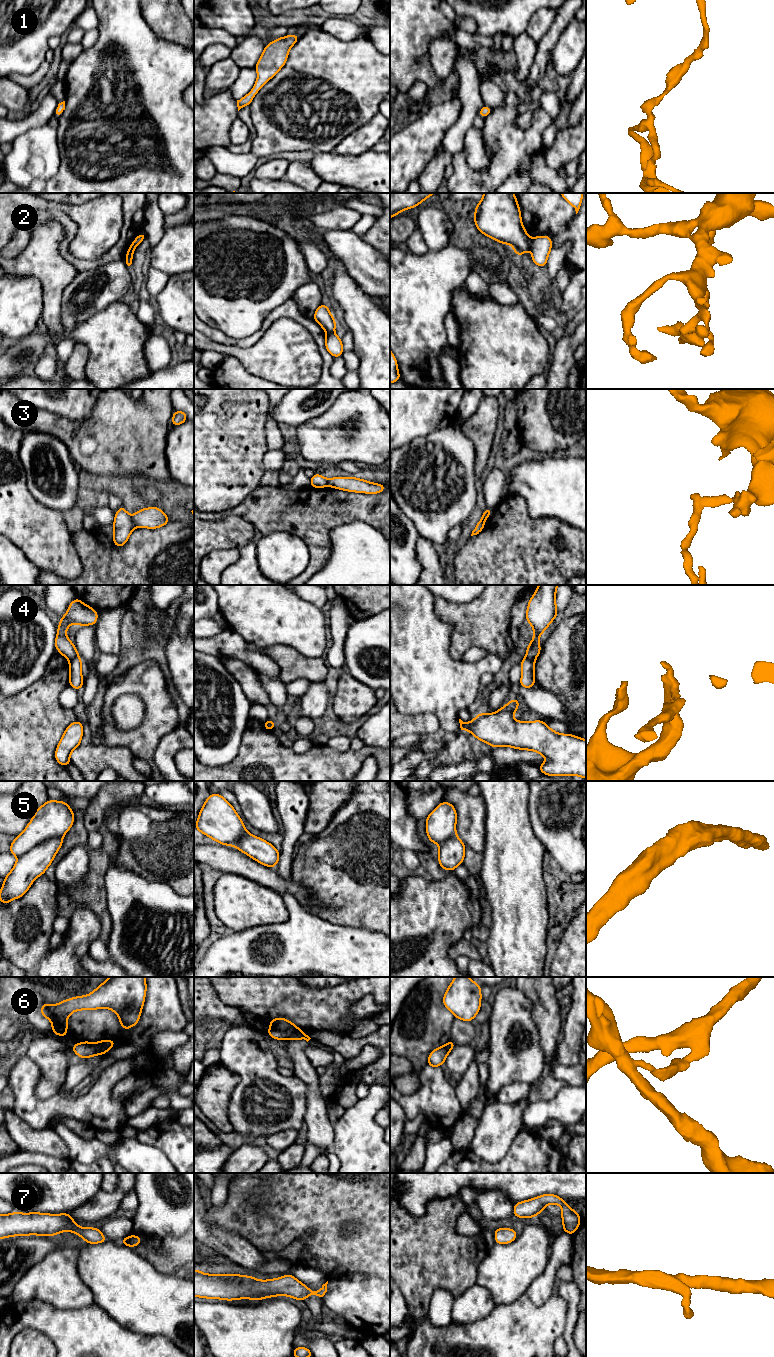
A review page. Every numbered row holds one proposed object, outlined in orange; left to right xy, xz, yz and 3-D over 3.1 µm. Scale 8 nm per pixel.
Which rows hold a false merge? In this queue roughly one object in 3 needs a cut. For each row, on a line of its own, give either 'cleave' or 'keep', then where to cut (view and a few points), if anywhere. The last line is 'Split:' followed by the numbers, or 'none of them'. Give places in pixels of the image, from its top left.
1: keep; cut none
2: cleave; cut yz (529, 239), (530, 248)
3: cleave; cut xy (131, 517), (136, 525)
4: cleave; cut xy (77, 655), (69, 660)
5: cleave; cut xy (62, 835), (50, 837), (37, 843), (18, 858)
6: cleave; cut xy (92, 1043), (98, 1050), (105, 1052)
7: keep; cut none
Split: 2, 3, 4, 5, 6

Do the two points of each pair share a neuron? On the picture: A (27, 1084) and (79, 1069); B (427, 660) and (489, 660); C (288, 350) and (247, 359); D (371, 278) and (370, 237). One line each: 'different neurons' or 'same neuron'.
A: different neurons
B: same neuron
C: same neuron
D: different neurons

